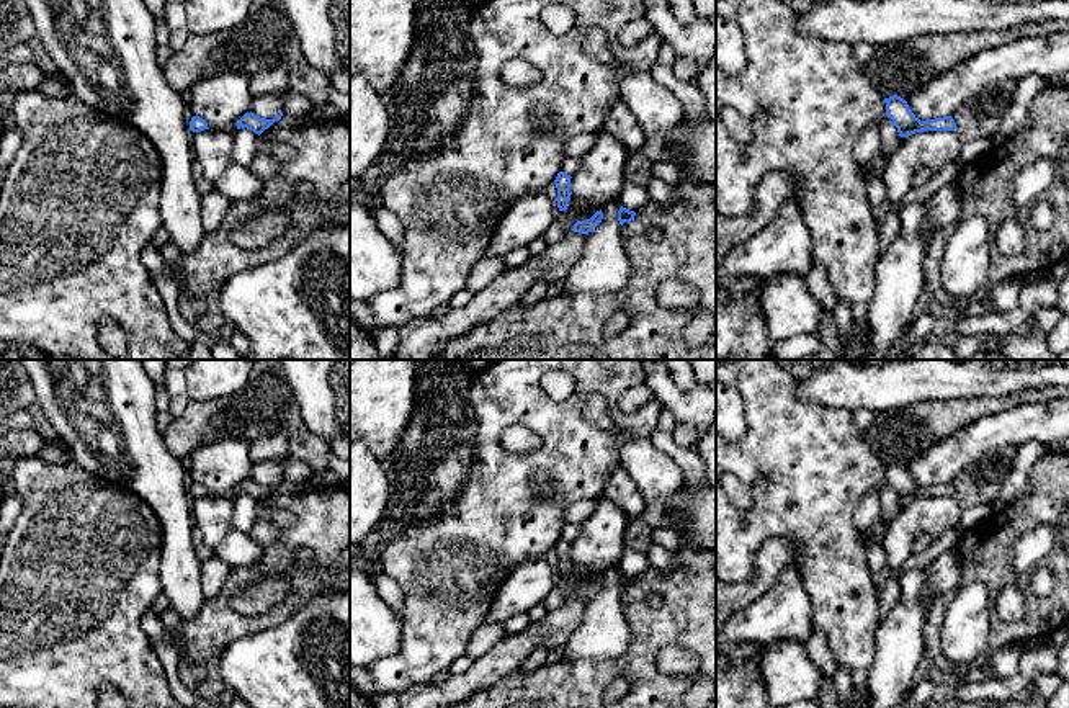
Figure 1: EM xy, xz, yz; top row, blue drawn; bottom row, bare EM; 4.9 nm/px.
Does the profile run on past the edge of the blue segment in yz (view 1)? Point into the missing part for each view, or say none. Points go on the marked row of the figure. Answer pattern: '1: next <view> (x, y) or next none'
1: next none

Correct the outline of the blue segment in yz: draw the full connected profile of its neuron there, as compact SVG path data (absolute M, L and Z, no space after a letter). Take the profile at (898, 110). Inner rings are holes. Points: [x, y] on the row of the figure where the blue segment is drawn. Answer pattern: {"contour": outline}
{"contour": "M897 95L884 98L886 116L892 119L901 137L907 137L922 131L955 131L956 123L951 116L920 121L907 101Z"}

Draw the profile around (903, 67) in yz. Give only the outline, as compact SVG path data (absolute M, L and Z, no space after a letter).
M1044 20L1027 21L1004 31L915 36L876 47L863 72L883 98L897 95L907 100L930 80L982 49L1023 36L1046 36L1066 29L1069 21Z

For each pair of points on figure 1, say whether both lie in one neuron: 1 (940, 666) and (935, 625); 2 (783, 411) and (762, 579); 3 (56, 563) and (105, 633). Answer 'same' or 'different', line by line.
1: same
2: different
3: same

